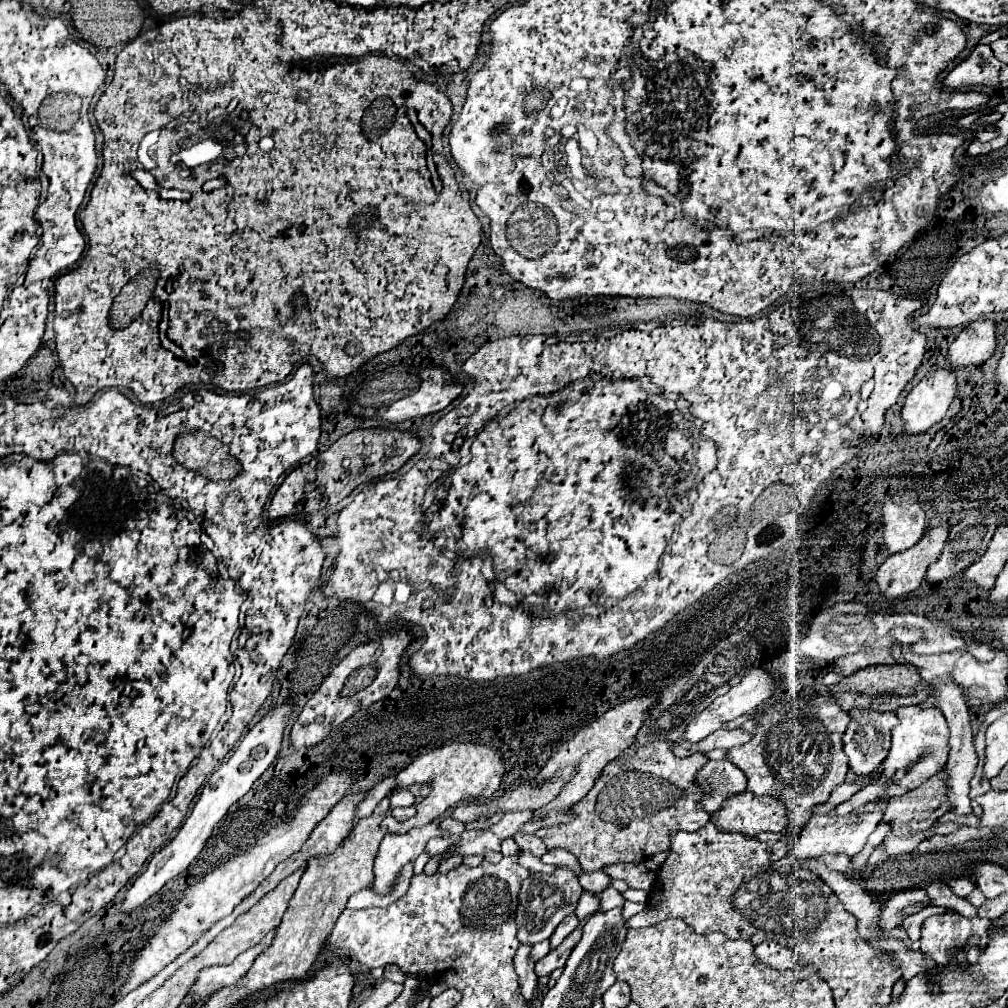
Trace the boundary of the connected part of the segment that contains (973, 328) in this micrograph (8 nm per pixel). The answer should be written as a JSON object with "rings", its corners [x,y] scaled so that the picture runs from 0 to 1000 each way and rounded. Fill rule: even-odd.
{"rings":[[[975,316],[959,322],[939,346],[939,358],[945,366],[959,362],[973,362],[979,358],[989,342],[987,318]]]}

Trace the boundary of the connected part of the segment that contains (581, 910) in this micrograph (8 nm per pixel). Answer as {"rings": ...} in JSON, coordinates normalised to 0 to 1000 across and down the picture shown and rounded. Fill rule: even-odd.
{"rings":[[[578,886],[576,888],[576,892],[574,892],[574,898],[572,898],[572,902],[570,902],[570,908],[572,908],[572,912],[574,914],[580,914],[582,910],[586,910],[590,904],[592,904],[592,894],[594,892],[590,892],[590,886]]]}

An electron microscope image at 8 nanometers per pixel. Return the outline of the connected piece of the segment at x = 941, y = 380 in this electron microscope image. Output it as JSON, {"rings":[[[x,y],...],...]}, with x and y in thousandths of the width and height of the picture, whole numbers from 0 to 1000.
{"rings":[[[928,366],[918,372],[900,392],[894,406],[896,428],[900,432],[918,430],[932,420],[947,394],[947,370],[941,366]]]}

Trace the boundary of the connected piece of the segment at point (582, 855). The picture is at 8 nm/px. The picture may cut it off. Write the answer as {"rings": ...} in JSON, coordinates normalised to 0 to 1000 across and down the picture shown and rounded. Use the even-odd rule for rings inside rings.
{"rings":[[[651,736],[650,744],[649,737],[641,740],[625,740],[616,751],[600,759],[600,765],[596,765],[584,789],[580,789],[580,793],[568,799],[566,805],[572,805],[572,809],[566,814],[555,816],[549,820],[537,820],[531,824],[531,828],[539,832],[543,842],[557,840],[566,844],[574,852],[580,866],[598,864],[598,860],[610,858],[610,856],[640,854],[646,848],[664,842],[668,826],[691,824],[705,813],[705,809],[695,801],[695,785],[689,775],[691,765],[695,765],[695,761],[701,755],[703,753],[697,747],[684,749],[678,753],[670,751],[668,736]]]}

